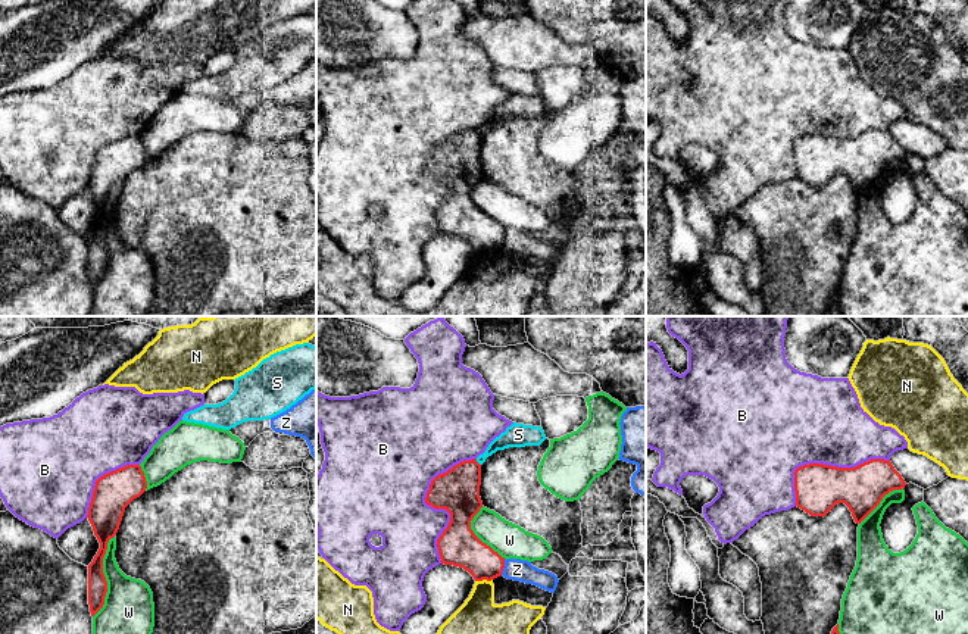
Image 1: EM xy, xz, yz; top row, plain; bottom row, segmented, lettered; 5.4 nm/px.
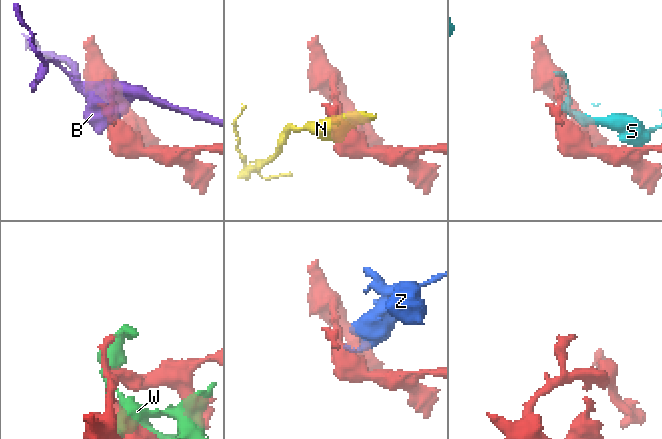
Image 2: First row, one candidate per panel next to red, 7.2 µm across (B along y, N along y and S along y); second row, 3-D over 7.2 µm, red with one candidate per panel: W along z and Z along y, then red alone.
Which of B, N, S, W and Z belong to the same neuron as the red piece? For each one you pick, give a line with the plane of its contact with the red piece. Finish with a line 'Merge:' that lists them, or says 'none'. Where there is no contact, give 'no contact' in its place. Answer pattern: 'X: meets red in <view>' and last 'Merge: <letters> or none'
Merge: none

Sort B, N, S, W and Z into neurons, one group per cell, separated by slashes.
B / N / S / W / Z

